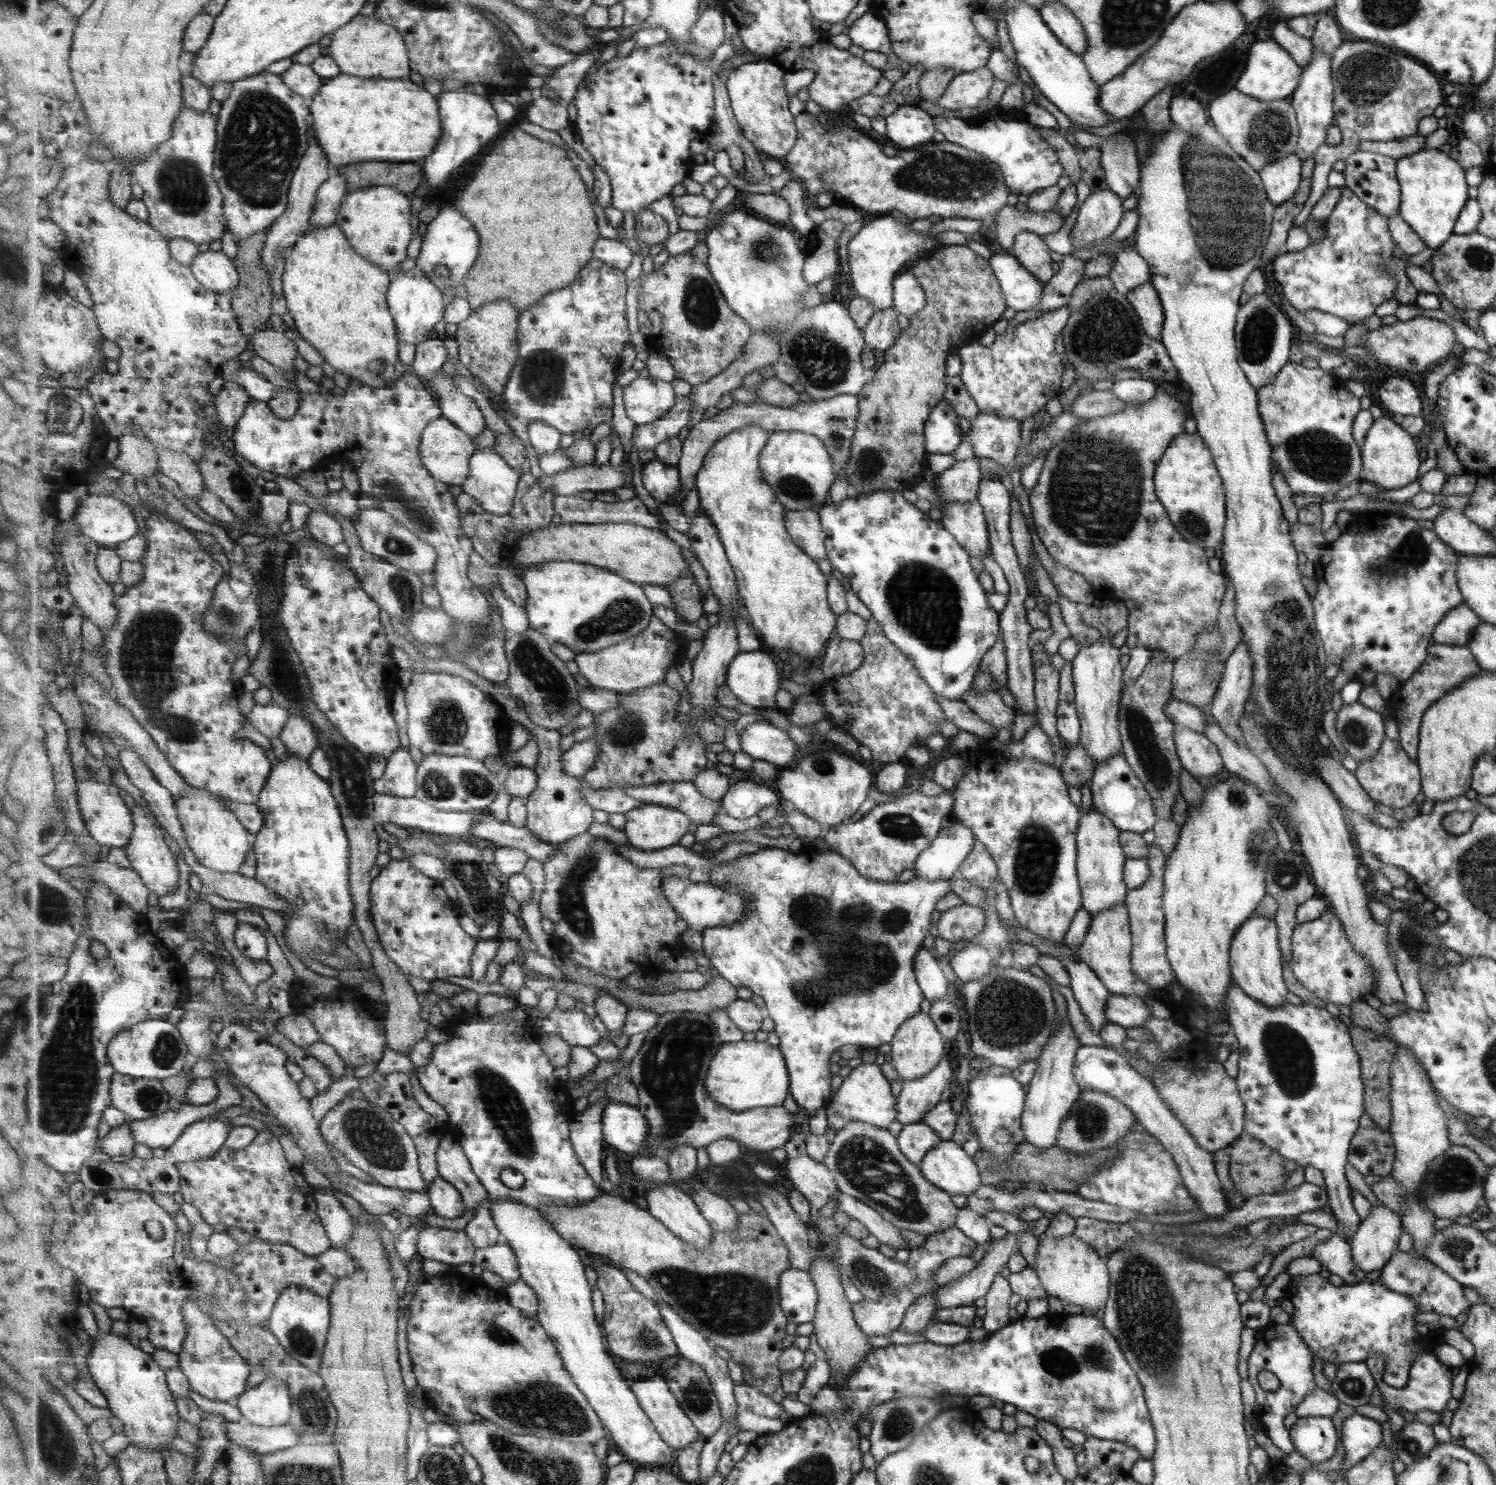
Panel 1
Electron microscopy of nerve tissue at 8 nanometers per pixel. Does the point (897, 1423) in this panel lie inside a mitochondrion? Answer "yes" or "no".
yes

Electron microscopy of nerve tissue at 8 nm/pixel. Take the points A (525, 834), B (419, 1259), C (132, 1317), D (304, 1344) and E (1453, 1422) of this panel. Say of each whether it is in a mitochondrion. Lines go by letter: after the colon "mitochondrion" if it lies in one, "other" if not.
A: other
B: other
C: other
D: mitochondrion
E: other

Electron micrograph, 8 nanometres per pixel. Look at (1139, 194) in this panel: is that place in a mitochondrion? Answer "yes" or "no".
no

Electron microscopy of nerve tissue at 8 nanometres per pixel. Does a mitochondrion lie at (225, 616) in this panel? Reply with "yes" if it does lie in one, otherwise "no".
yes

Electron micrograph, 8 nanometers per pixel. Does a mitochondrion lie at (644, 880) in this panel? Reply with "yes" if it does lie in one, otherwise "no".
no

